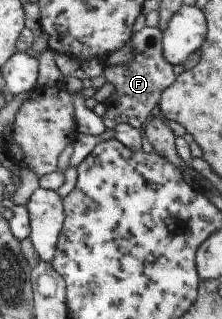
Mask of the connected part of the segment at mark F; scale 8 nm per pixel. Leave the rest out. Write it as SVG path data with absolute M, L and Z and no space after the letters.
M159 27L140 28L135 32L130 46L134 50L134 60L128 64L106 66L104 77L114 85L114 91L107 100L104 122L108 129L129 124L143 130L149 119L157 113L163 92L177 79L179 68L170 64L164 56L164 32Z

